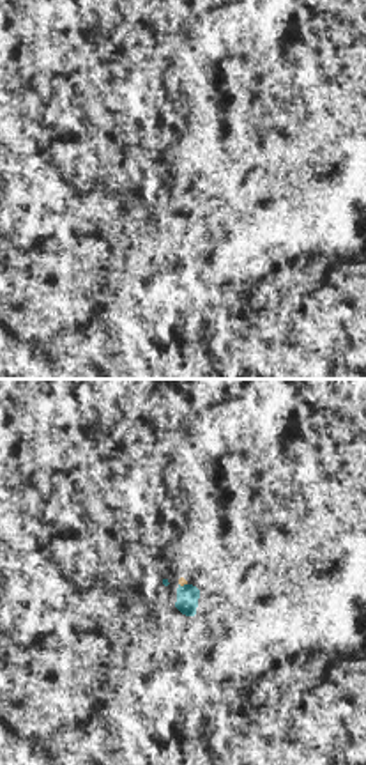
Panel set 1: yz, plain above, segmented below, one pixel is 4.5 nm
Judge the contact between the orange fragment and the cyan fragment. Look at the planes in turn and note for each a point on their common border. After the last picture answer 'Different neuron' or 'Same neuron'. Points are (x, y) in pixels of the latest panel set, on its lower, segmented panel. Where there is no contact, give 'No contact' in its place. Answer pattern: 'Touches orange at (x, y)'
Touches orange at (182, 585)

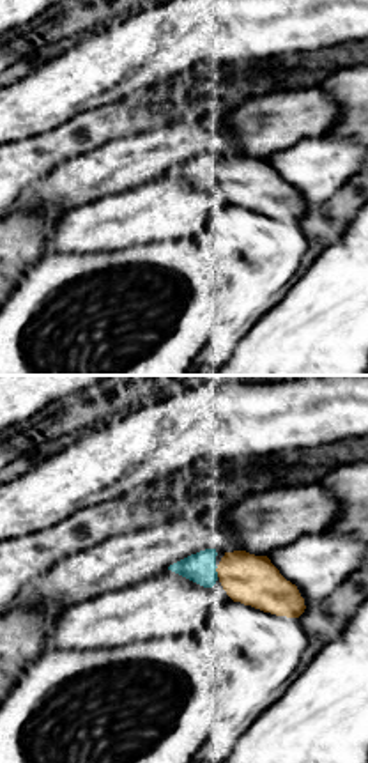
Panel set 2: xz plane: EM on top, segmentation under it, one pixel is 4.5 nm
Touches orange at (216, 570)

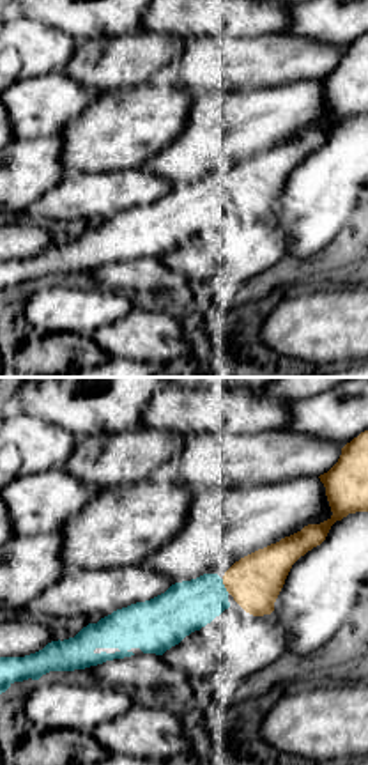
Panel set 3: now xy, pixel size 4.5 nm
Touches orange at (225, 587)

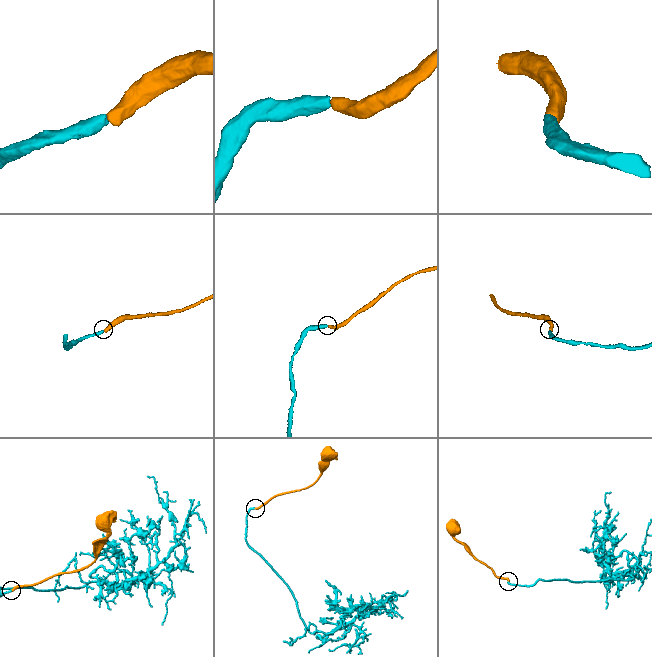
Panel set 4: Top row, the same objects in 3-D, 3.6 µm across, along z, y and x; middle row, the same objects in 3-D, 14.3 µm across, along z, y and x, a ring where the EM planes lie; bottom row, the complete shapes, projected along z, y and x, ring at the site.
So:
Same neuron

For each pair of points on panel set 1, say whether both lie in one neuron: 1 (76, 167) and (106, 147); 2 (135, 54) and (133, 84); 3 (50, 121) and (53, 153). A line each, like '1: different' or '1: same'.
1: different
2: different
3: different

